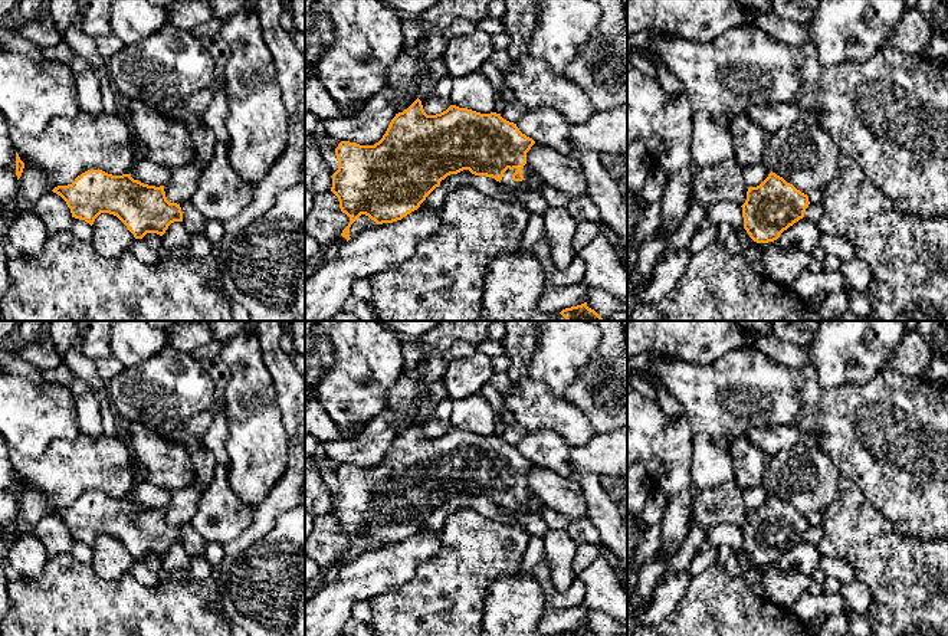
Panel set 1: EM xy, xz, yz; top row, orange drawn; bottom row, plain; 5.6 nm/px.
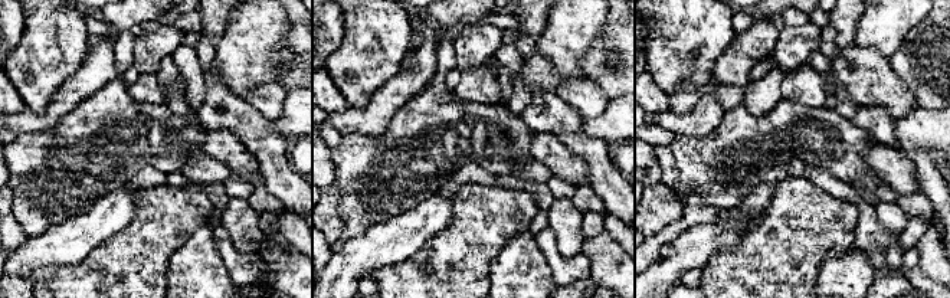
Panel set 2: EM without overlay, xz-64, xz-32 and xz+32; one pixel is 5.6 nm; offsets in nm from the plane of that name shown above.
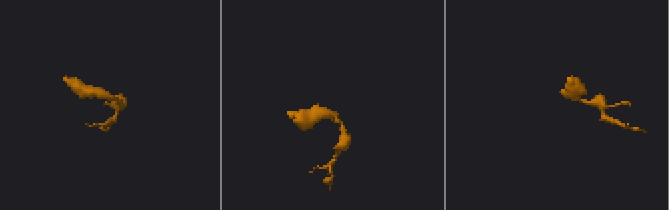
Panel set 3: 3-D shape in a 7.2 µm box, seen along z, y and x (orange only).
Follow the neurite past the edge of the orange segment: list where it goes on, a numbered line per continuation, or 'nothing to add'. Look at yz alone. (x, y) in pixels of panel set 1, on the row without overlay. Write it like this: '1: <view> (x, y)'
nothing to add

